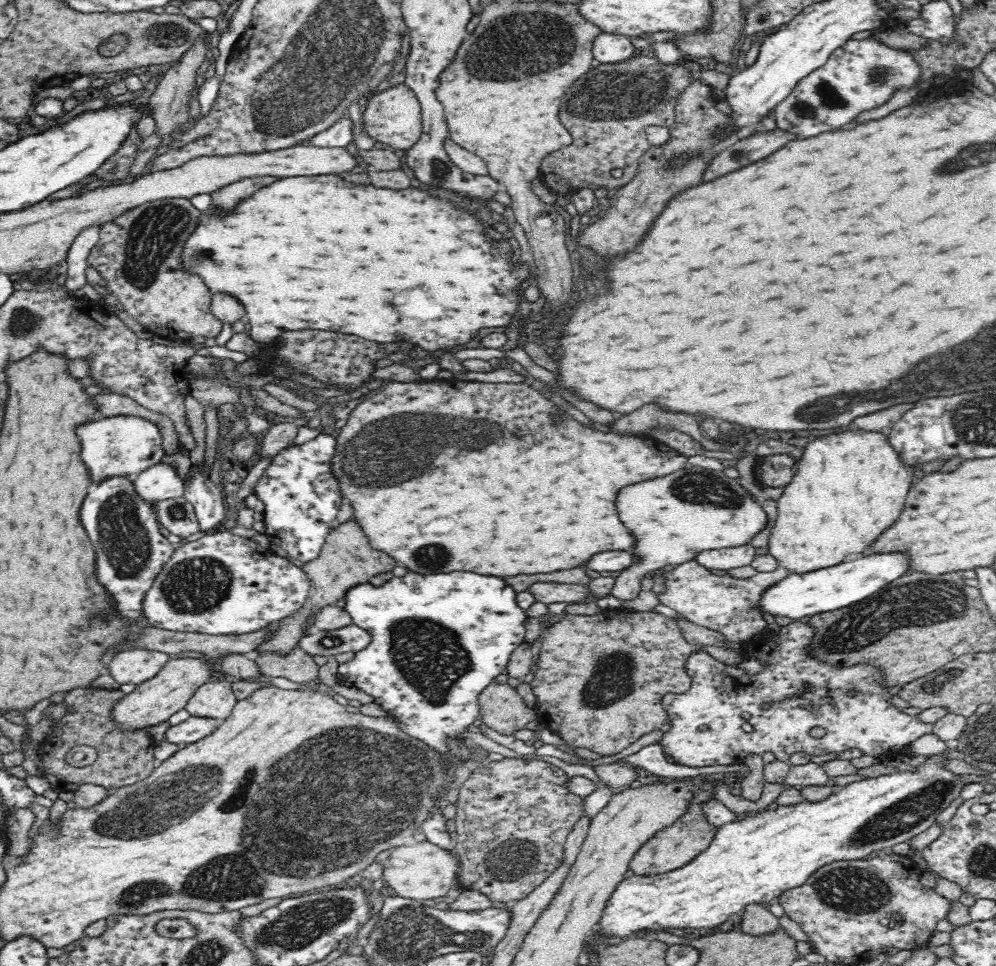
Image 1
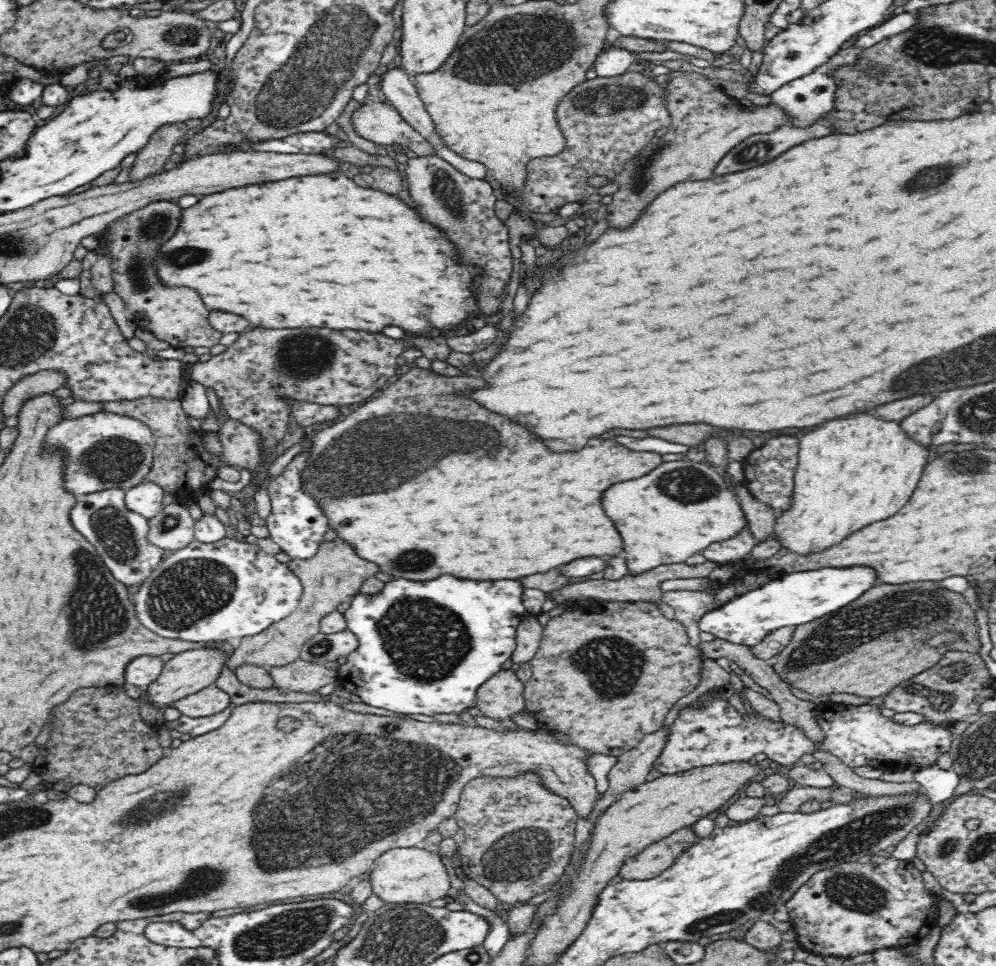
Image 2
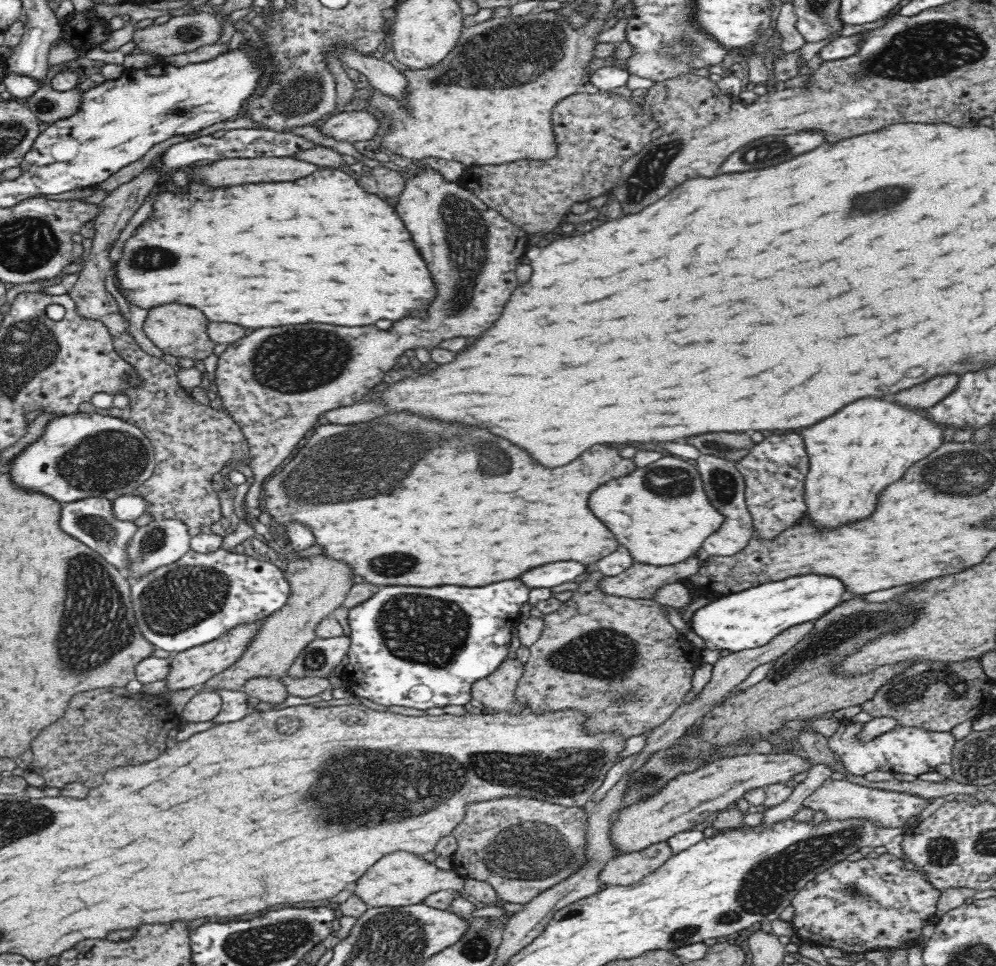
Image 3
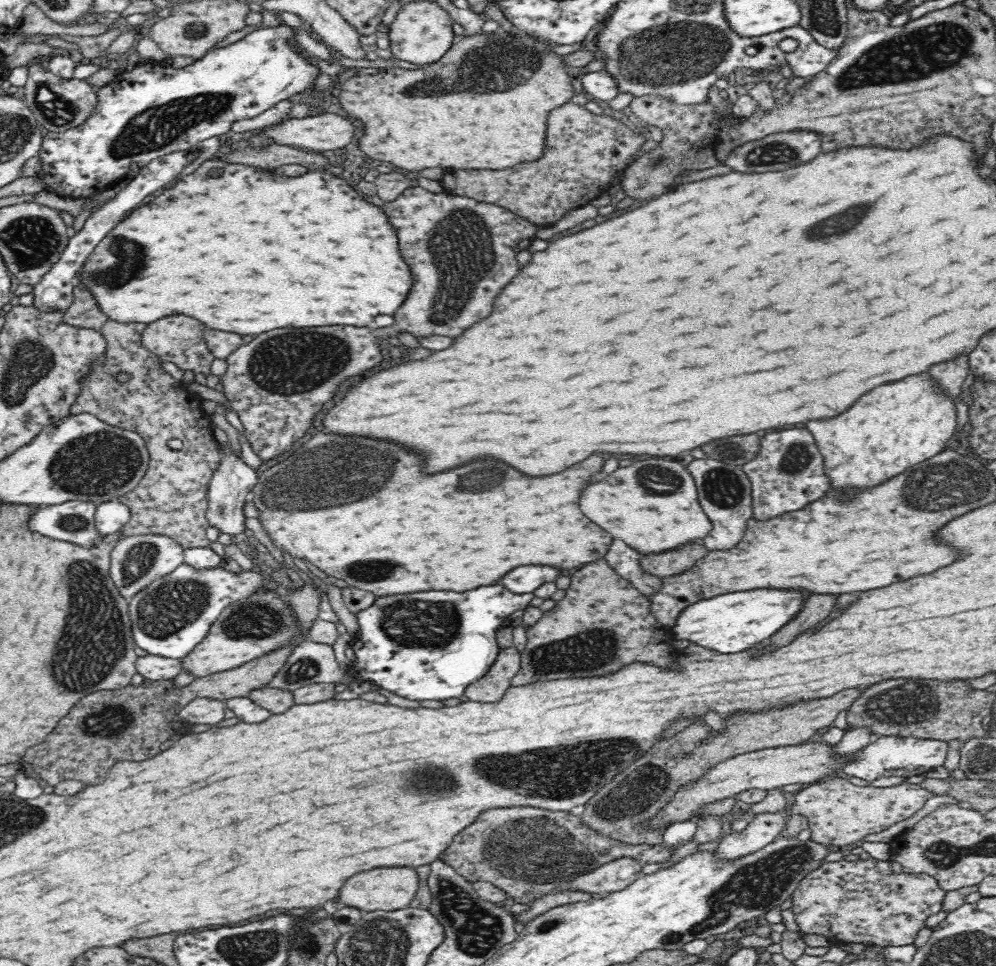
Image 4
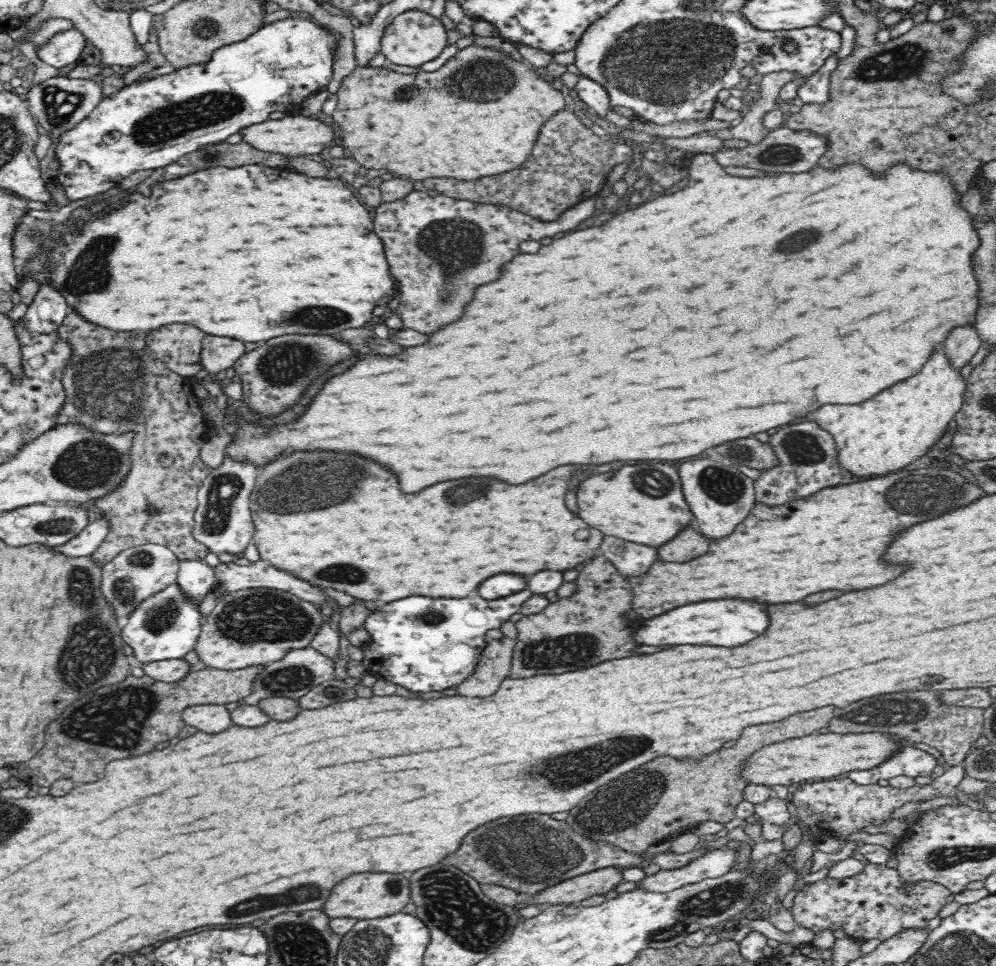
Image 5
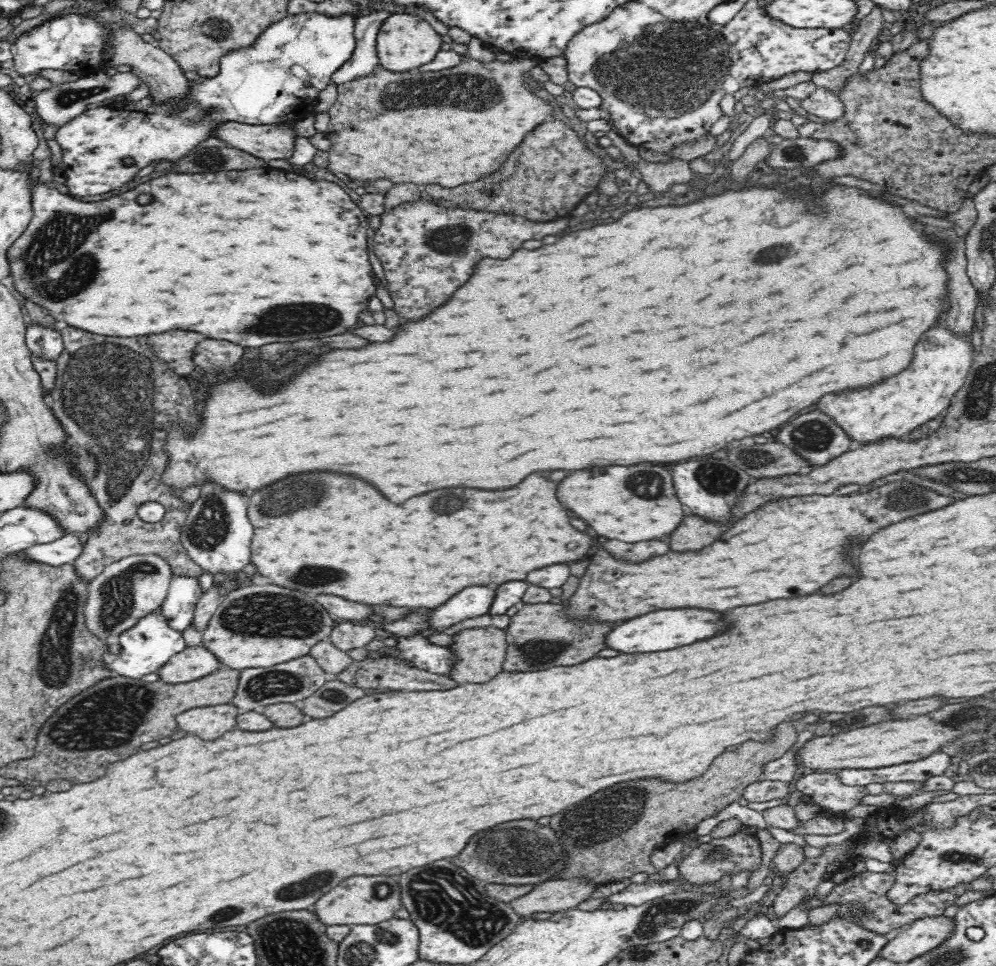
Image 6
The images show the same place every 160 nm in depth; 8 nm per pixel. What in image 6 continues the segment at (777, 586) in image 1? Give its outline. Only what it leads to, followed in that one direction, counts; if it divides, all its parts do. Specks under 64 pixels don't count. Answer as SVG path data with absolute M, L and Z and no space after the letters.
M682 608L682 610L662 610L662 612L650 612L646 616L632 618L628 622L618 624L610 636L606 638L606 646L622 652L622 654L640 654L640 652L660 652L660 650L672 650L678 646L686 646L698 640L706 640L718 632L724 630L724 620L720 614L700 608Z

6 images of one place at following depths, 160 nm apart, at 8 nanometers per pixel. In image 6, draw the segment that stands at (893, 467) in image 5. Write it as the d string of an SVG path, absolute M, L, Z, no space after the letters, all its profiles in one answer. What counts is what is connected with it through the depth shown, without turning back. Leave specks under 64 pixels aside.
M944 324L936 326L938 328L930 328L930 332L918 340L912 364L898 376L888 376L876 384L876 388L858 388L842 394L822 396L822 400L818 400L818 408L832 416L832 420L849 434L854 445L876 442L886 436L906 438L906 434L914 428L942 414L952 396L962 388L975 355L970 338L961 334L956 336Z

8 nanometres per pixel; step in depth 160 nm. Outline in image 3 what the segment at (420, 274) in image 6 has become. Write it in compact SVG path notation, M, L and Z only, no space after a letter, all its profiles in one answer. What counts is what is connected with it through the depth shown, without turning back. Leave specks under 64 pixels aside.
M419 170L413 178L407 179L405 186L396 202L398 216L402 216L402 222L406 224L418 252L422 252L436 286L436 298L430 304L426 318L408 316L406 320L394 322L390 330L378 330L374 326L338 328L326 324L262 328L229 344L217 360L214 374L217 394L246 437L250 453L248 461L255 476L255 482L246 493L243 503L247 516L257 513L264 478L270 476L274 468L290 456L306 432L316 426L319 416L332 408L350 406L356 400L362 400L370 388L380 384L384 373L394 366L404 350L434 348L440 344L440 340L482 334L500 318L504 304L518 286L516 266L528 250L528 234L525 230L484 204L472 191L458 187L455 181L447 181L438 172Z

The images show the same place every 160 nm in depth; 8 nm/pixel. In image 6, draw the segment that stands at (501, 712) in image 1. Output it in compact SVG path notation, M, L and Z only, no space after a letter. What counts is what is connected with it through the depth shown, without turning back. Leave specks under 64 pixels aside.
M481 624L460 630L451 636L452 643L448 644L449 652L453 656L453 664L450 666L450 676L456 682L488 682L496 674L503 671L503 663L506 657L507 646L506 631L491 625Z

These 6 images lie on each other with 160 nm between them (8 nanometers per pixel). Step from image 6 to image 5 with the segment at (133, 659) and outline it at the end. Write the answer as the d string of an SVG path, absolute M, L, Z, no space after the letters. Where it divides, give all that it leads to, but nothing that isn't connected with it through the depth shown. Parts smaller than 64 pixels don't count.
M174 583L143 600L130 613L128 623L121 630L122 640L134 650L132 666L141 667L149 662L170 659L184 659L195 648L195 642L204 620L198 611L198 605L188 603L183 591Z

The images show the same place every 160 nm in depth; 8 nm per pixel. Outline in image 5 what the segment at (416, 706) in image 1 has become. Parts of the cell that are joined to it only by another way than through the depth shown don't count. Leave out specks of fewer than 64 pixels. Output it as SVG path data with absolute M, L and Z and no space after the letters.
M522 590L500 600L480 602L480 598L424 598L424 596L410 596L406 600L386 603L379 609L372 611L365 620L363 628L372 636L372 641L363 646L365 653L363 662L370 674L394 682L398 687L404 687L414 692L440 692L460 684L468 678L479 664L479 655L486 646L484 632L499 628L509 620L512 614L521 610L522 602L530 596L530 590Z

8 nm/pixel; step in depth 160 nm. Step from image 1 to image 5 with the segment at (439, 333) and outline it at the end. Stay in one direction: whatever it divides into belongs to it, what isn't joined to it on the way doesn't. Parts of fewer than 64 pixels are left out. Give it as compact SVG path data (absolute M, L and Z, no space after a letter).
M250 164L240 168L208 168L178 180L154 184L152 196L148 198L144 198L138 189L134 188L126 198L110 204L102 212L93 213L83 222L69 223L69 218L66 218L59 225L52 222L52 227L56 231L56 236L49 244L40 246L40 252L34 258L36 262L26 265L26 278L34 279L38 286L52 285L58 291L58 295L64 297L66 305L76 311L83 320L118 332L156 330L166 324L184 322L184 324L194 324L196 328L212 336L228 336L242 342L262 342L284 334L320 334L320 332L338 334L346 328L364 326L372 318L372 310L380 304L390 302L394 296L392 274L384 258L382 242L374 234L372 216L356 200L350 188L340 180L310 178L306 174L296 174L296 171L287 170L285 167L266 168L266 166Z

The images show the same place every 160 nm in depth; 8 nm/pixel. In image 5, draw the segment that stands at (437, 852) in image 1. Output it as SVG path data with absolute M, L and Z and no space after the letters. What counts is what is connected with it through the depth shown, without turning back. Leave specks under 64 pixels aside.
M354 874L342 880L322 906L328 918L379 919L398 913L410 902L410 884L404 874Z

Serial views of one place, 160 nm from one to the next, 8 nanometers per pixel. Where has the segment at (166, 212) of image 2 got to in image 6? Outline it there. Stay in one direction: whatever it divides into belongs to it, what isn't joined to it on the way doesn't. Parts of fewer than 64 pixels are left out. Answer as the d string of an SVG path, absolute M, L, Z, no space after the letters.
M162 332L148 338L150 350L168 363L168 366L178 375L186 376L192 372L194 362L192 352L198 342L202 342L204 336L198 336L196 332Z

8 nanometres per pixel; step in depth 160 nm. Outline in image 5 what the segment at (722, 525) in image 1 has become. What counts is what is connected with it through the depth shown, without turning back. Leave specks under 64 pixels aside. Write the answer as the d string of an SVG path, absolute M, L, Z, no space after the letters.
M660 462L622 466L618 472L590 476L580 482L576 500L580 518L592 528L598 528L606 536L618 536L648 546L666 544L692 520L676 468Z

